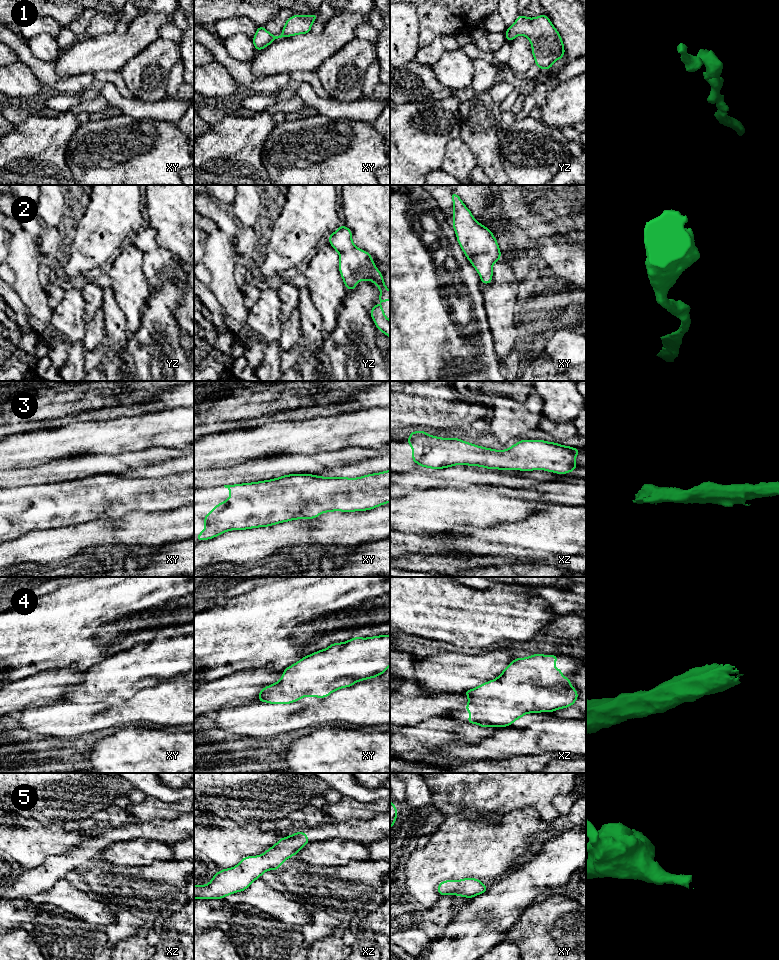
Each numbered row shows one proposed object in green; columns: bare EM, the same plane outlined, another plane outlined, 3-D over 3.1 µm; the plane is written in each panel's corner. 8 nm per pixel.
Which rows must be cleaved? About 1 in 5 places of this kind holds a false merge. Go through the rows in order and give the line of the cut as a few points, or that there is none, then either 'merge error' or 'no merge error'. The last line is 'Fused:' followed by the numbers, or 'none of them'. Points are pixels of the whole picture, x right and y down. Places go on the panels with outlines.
1: no cut; no merge error
2: no cut; no merge error
3: no cut; no merge error
4: no cut; no merge error
5: no cut; no merge error
Fused: none of them

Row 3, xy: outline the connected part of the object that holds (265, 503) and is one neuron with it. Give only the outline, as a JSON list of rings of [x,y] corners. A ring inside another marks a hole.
[[[390,470],[358,478],[290,474],[224,487],[229,489],[231,496],[204,517],[205,529],[196,536],[196,540],[212,539],[229,530],[267,527],[296,519],[314,519],[324,512],[371,510],[390,502]]]

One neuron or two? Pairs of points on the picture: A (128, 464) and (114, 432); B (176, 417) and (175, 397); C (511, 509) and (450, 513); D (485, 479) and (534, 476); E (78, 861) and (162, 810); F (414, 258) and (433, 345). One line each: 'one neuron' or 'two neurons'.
A: two neurons
B: two neurons
C: one neuron
D: one neuron
E: two neurons
F: one neuron

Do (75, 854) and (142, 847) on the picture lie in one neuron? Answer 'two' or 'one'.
two

